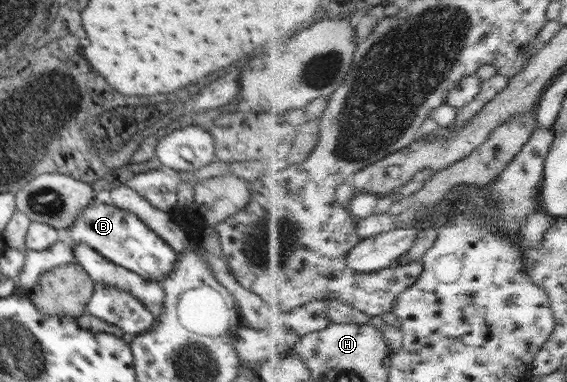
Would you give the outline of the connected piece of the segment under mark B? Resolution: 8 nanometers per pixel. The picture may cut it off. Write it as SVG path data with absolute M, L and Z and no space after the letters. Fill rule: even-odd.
M92 201L90 205L86 205L78 213L76 221L68 227L68 234L74 243L88 244L106 260L135 272L149 281L160 282L164 279L164 275L168 275L178 263L178 253L148 227L136 213L112 204L99 204Z

